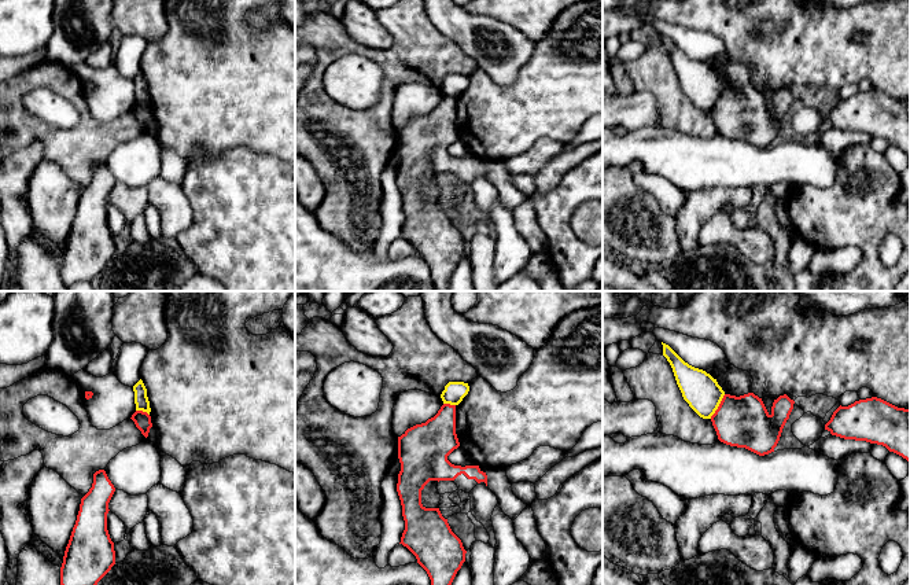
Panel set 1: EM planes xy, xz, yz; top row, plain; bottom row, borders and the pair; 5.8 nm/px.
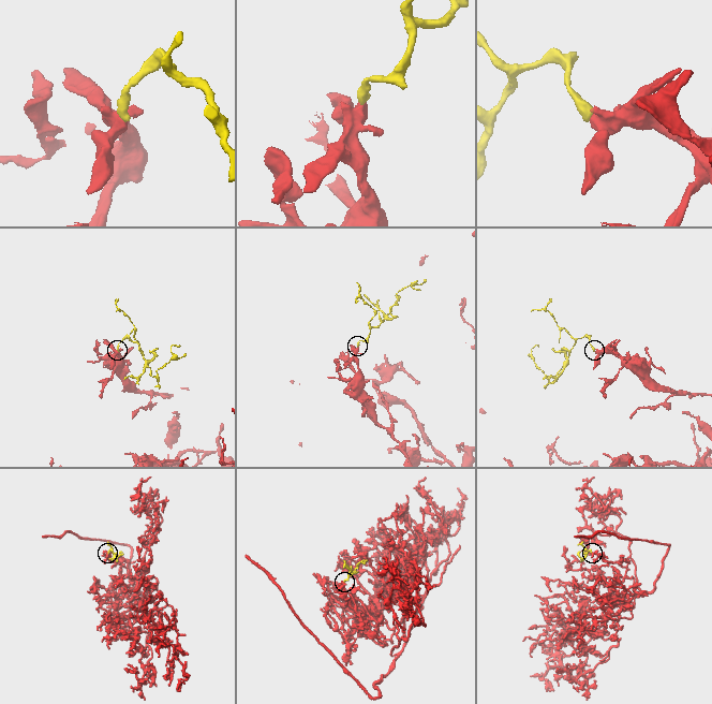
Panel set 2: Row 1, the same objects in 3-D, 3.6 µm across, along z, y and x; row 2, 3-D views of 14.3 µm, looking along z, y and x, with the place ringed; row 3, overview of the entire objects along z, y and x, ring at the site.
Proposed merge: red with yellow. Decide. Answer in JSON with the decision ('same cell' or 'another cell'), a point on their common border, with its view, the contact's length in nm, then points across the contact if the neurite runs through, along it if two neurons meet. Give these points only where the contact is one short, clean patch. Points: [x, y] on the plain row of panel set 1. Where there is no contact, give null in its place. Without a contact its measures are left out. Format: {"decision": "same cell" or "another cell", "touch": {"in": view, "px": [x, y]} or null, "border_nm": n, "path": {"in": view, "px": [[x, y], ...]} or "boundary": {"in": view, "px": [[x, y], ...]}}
{"decision": "another cell", "touch": {"in": "yz", "px": [718, 99]}, "border_nm": 170, "boundary": {"in": "yz", "px": [[725, 87], [710, 110]]}}

